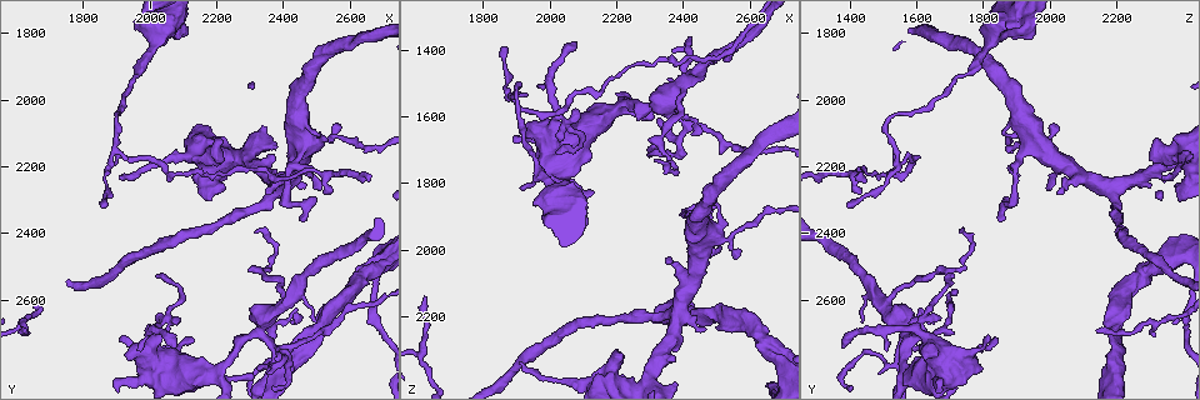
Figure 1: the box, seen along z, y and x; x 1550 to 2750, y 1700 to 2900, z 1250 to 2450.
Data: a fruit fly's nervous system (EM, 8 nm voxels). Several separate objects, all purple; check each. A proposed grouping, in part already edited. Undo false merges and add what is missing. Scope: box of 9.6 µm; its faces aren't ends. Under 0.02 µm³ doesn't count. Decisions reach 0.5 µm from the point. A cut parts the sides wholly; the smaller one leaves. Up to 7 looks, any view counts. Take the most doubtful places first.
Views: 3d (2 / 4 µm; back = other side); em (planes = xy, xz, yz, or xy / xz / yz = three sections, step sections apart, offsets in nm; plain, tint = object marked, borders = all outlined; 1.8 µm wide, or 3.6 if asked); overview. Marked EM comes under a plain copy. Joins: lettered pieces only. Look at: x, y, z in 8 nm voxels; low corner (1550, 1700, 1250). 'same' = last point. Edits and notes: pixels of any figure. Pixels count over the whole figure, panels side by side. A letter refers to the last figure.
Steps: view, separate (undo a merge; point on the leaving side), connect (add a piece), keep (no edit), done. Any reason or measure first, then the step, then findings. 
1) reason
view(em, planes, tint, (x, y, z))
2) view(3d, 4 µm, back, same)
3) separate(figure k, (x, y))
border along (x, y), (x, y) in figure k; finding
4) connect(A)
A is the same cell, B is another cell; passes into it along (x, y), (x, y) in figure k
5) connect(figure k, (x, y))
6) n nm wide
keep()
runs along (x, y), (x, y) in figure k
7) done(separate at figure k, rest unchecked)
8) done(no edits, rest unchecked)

branch point
view(3d, 2 µm, (2320, 2690, 1560))

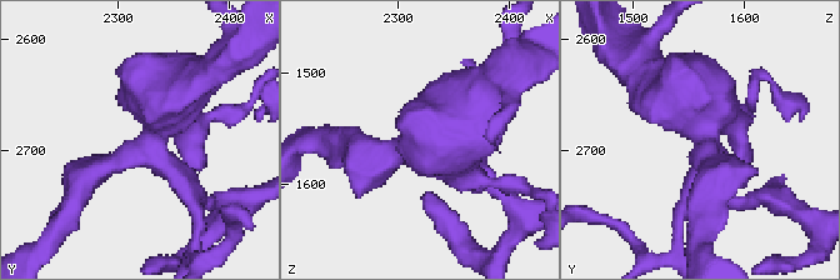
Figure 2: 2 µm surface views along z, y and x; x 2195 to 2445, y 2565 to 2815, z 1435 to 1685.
need the tissue
view(em, planes, tint, (2320, 2700, 1566))

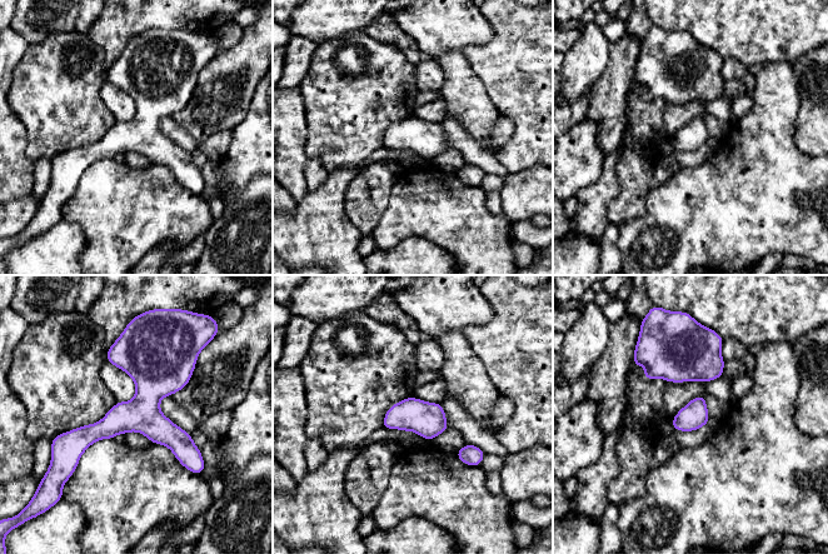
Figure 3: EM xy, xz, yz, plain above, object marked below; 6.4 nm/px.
what lies round it
view(em, planes, borders, same)

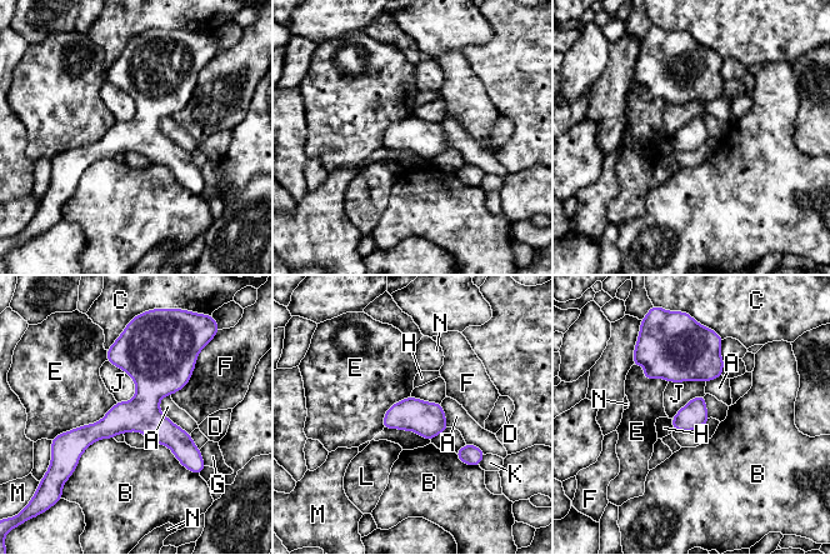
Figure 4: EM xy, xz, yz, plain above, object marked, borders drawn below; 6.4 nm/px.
keep()
A, B, C, D, E, F, G, H, J, K, L, M and N are other cells; border along (106, 360), (134, 383), (131, 400) in figure 4; one neuron here

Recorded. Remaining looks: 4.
abrupt turn
view(em, planes, borders, (1890, 2180, 1550))

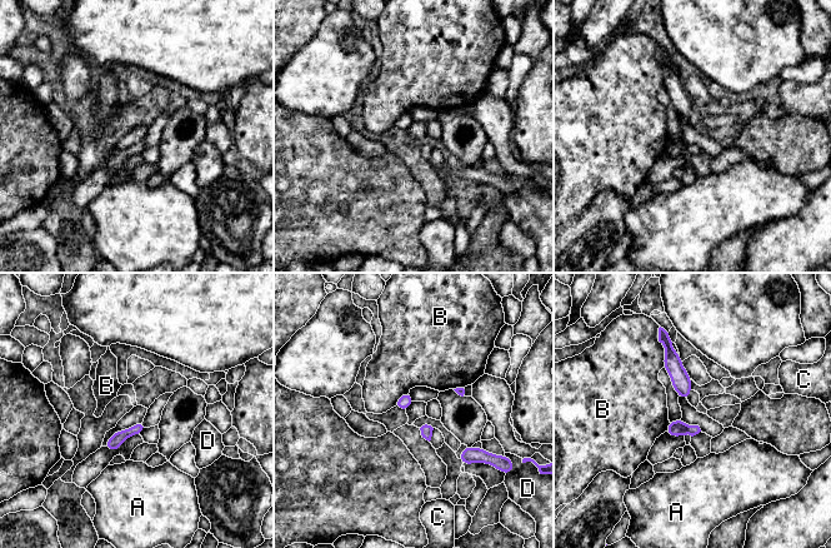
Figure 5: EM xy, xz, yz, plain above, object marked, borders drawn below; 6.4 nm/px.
70 nm wide
separate(figure 5, (677, 428))
A, B, C and D are other cells; border along (687, 426), (685, 433) in figure 5; a second neuron is stuck on

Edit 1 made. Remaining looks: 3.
arms part here
view(em, planes, tint, (2460, 2140, 1960))

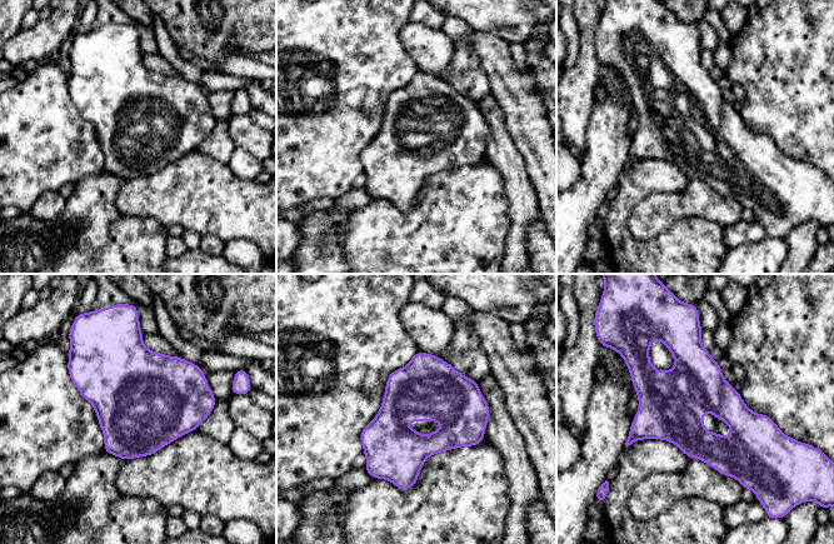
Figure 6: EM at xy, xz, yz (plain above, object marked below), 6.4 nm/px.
view(em, planes, borders, same)

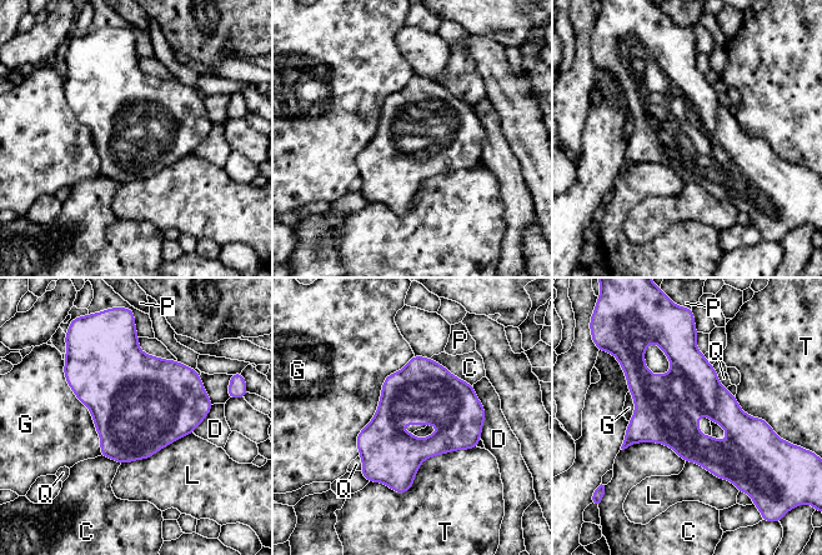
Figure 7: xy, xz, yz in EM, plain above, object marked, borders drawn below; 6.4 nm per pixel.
G touches over 750 nm
keep()
C, D, G, L, P, Q and T are other cells; border along (414, 354), (385, 378), (357, 455) in figure 7; continuous, no second neuron

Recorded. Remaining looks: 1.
done(separate at figure 5, rest unchecked)

